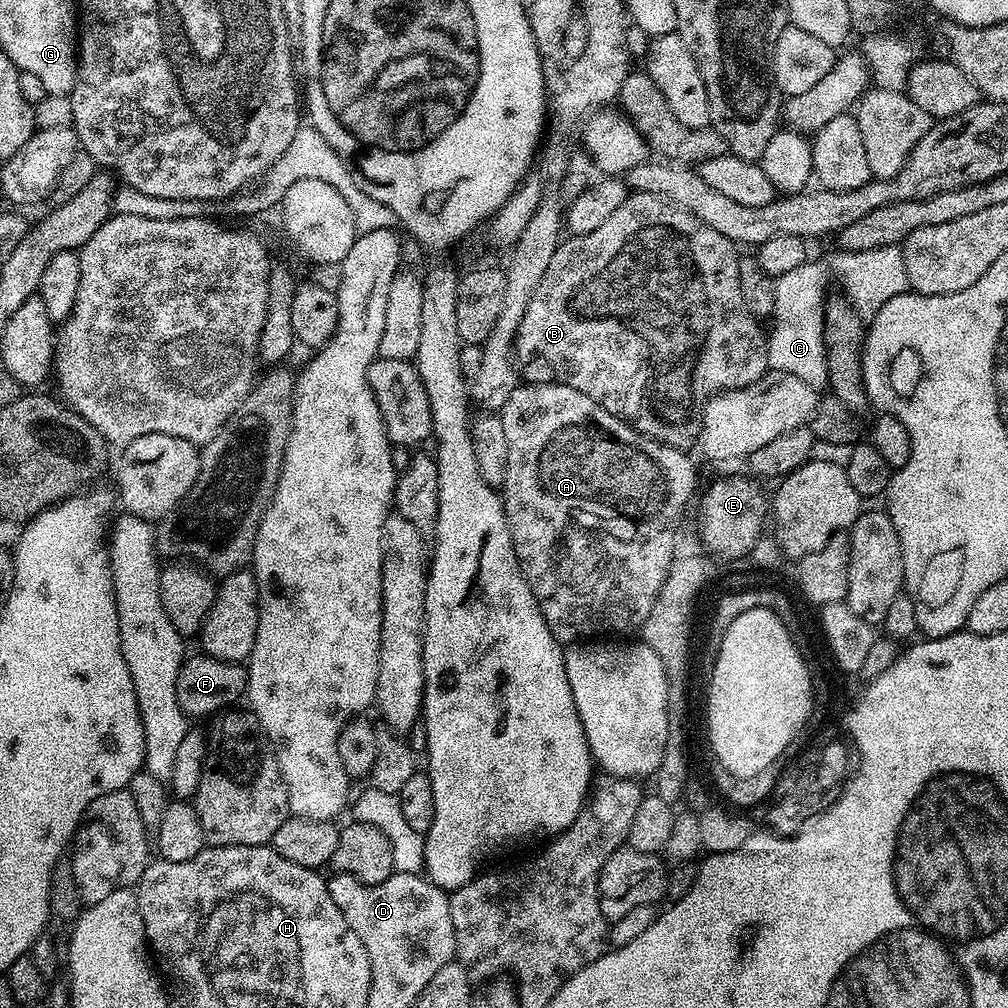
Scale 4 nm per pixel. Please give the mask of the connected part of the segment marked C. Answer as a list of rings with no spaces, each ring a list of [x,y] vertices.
[[[809,262],[775,277],[774,283],[776,329],[767,333],[768,367],[773,372],[794,374],[794,378],[802,378],[814,389],[823,389],[828,383],[824,357],[824,287],[828,272],[822,265]]]

